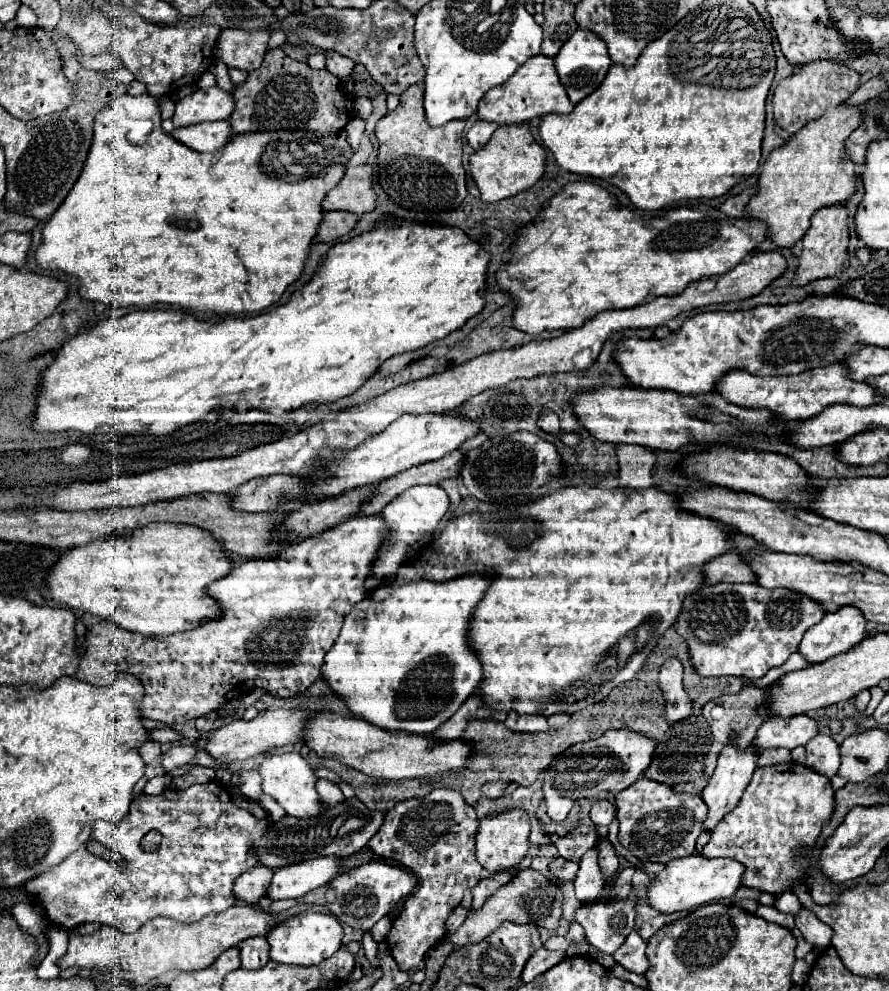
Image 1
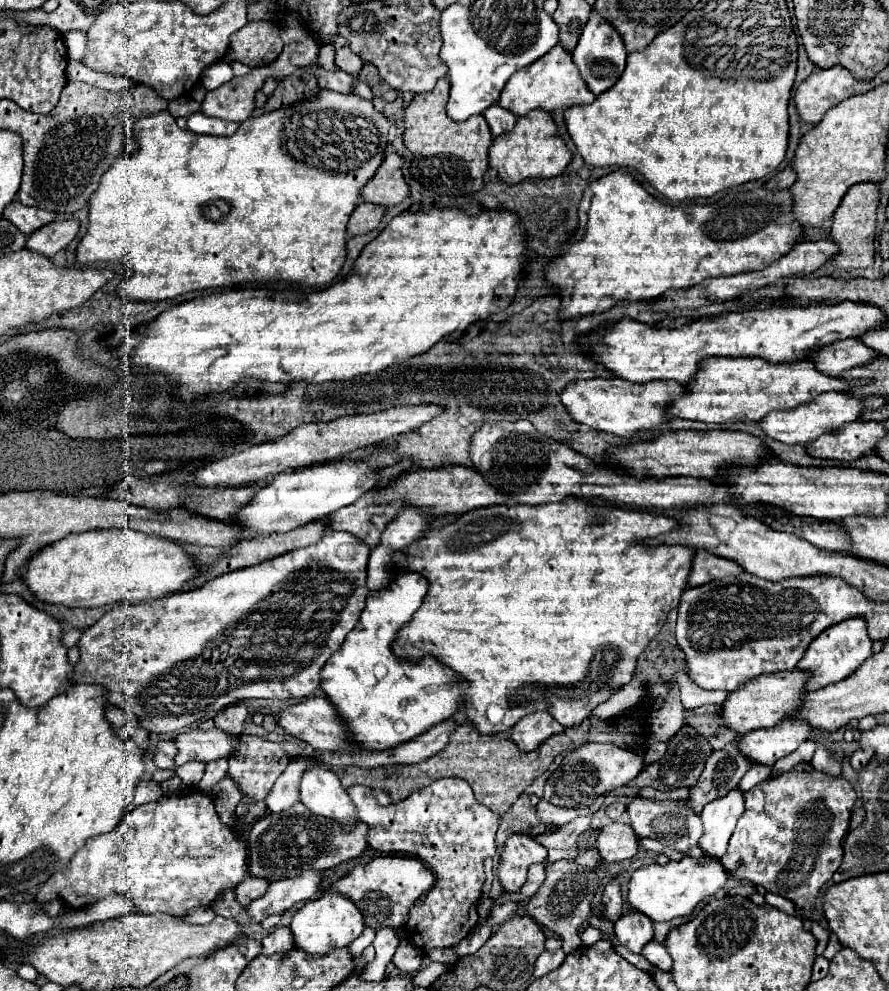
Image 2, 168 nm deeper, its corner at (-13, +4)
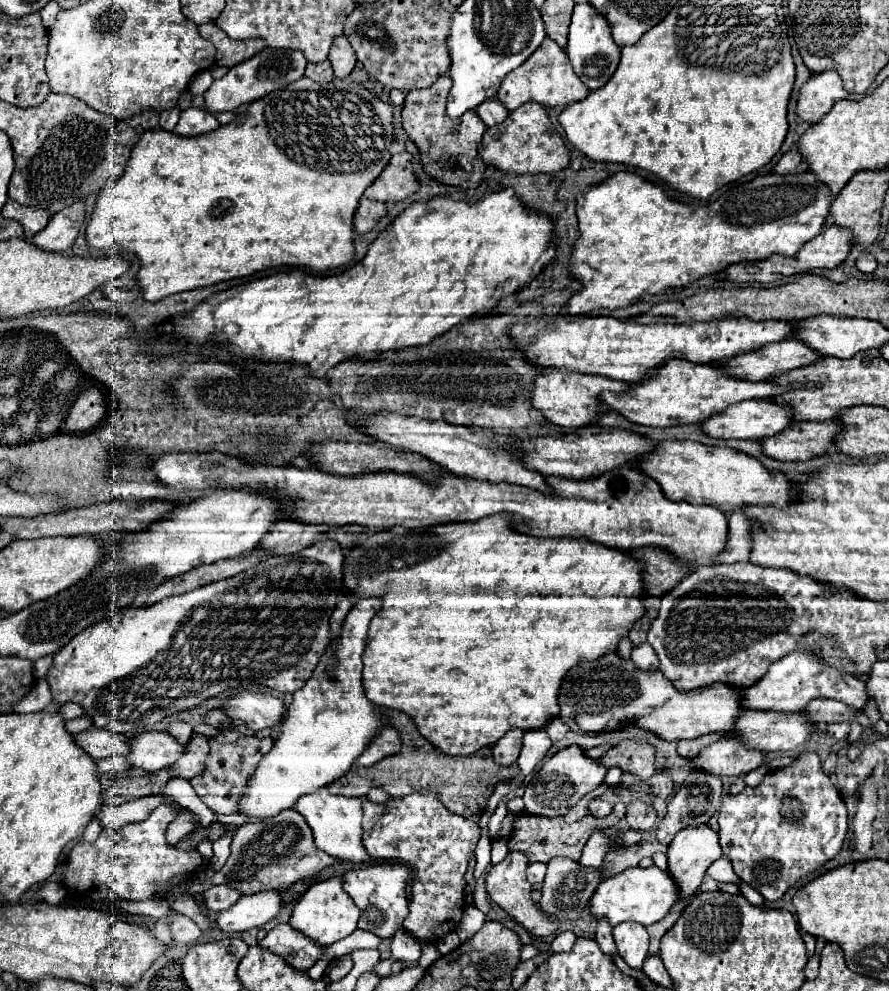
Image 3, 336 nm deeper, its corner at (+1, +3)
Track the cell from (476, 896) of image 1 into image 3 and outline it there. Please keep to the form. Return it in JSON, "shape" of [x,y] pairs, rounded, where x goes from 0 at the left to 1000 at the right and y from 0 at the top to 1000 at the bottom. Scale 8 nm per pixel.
{"shape":[[[597,871],[595,873],[595,891],[600,897],[606,897],[613,885],[613,873],[611,871]]]}

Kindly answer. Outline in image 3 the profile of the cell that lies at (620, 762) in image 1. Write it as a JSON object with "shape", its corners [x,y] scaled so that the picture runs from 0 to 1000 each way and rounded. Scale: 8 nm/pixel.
{"shape":[[[642,752],[631,758],[627,758],[622,764],[615,766],[615,770],[600,782],[600,786],[591,794],[591,818],[597,822],[609,822],[609,824],[631,824],[636,822],[649,808],[665,800],[672,792],[681,788],[685,774],[674,770],[674,766],[667,766],[658,762],[656,754]]]}

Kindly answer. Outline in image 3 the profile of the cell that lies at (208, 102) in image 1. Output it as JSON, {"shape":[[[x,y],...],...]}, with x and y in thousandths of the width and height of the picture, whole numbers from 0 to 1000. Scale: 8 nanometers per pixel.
{"shape":[[[298,47],[294,53],[285,55],[280,62],[273,62],[264,68],[258,70],[255,76],[251,76],[249,80],[242,80],[240,86],[231,92],[231,108],[237,114],[249,114],[249,112],[264,112],[267,108],[271,108],[273,104],[282,104],[289,102],[316,88],[323,88],[325,84],[339,80],[343,76],[343,68],[345,68],[345,60],[339,51],[330,51],[330,49],[307,49],[307,47]]]}

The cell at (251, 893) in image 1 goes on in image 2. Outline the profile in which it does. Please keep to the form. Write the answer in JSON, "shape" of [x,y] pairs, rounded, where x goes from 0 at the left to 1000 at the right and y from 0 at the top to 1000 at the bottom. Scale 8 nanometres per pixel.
{"shape":[[[278,884],[262,900],[264,900],[264,908],[271,912],[271,914],[280,914],[282,908],[296,904],[296,900],[300,898],[303,890],[296,888],[296,886],[282,886]]]}

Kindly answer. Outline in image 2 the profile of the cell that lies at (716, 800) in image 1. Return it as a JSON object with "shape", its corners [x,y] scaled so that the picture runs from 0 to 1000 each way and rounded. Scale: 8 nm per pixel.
{"shape":[[[822,797],[816,805],[798,809],[789,819],[791,844],[786,846],[786,856],[798,866],[811,866],[818,858],[818,850],[825,836],[836,821],[836,801],[834,797]]]}

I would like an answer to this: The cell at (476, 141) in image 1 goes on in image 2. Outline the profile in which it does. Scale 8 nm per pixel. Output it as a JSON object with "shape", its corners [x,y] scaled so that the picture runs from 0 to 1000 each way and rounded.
{"shape":[[[561,105],[548,109],[548,115],[546,115],[548,123],[550,123],[550,129],[552,129],[552,135],[555,137],[561,137],[566,133],[573,133],[577,127],[579,127],[579,121],[582,117],[568,109],[564,109]]]}

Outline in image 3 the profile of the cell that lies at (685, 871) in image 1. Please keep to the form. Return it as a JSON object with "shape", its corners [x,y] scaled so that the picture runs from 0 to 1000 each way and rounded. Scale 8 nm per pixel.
{"shape":[[[708,875],[685,887],[681,887],[669,903],[665,905],[665,919],[669,925],[683,925],[687,933],[701,931],[701,929],[714,929],[721,933],[732,933],[744,929],[755,921],[755,915],[764,909],[764,893],[759,891],[757,883],[753,879],[744,879],[741,875]]]}

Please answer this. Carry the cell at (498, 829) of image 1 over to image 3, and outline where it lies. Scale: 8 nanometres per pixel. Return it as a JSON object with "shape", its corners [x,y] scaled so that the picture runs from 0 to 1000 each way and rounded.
{"shape":[[[573,859],[570,865],[555,873],[546,885],[546,897],[548,897],[548,903],[566,917],[570,919],[582,931],[586,931],[595,941],[600,943],[620,943],[627,939],[627,933],[606,917],[604,911],[597,909],[597,893],[591,885],[591,877],[595,873],[595,867],[593,863],[588,863],[586,859]]]}

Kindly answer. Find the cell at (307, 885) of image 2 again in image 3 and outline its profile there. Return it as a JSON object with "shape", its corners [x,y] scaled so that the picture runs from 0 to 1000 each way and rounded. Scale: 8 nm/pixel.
{"shape":[[[298,897],[285,903],[273,903],[262,915],[253,917],[244,925],[244,935],[258,941],[280,939],[296,935],[316,919],[316,899]]]}

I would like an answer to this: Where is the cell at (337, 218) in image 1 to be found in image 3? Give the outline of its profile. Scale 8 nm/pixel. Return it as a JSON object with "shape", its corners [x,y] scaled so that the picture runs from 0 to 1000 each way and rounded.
{"shape":[[[406,199],[404,209],[402,209],[399,217],[397,217],[397,231],[399,231],[399,235],[408,237],[408,235],[417,233],[433,215],[435,215],[435,207],[433,205]]]}

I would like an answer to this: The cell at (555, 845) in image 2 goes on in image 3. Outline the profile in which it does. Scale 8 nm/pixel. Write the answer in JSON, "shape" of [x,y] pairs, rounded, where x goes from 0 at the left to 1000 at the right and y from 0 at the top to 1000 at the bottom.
{"shape":[[[692,810],[690,812],[690,820],[681,826],[672,826],[667,822],[660,822],[647,830],[640,830],[633,824],[602,824],[595,820],[586,820],[584,826],[577,832],[577,843],[573,847],[573,857],[575,859],[588,859],[595,865],[595,871],[600,869],[609,869],[609,871],[618,871],[618,867],[622,865],[640,865],[645,869],[651,869],[654,859],[665,843],[667,837],[686,837],[693,834],[696,826],[703,824],[703,810]]]}

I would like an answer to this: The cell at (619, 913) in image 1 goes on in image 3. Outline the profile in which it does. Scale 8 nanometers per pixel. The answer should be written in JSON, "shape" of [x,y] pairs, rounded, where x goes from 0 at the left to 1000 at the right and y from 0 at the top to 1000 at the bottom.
{"shape":[[[696,931],[694,935],[690,935],[690,948],[703,972],[712,978],[721,978],[730,954],[730,943],[726,935],[717,931]]]}

